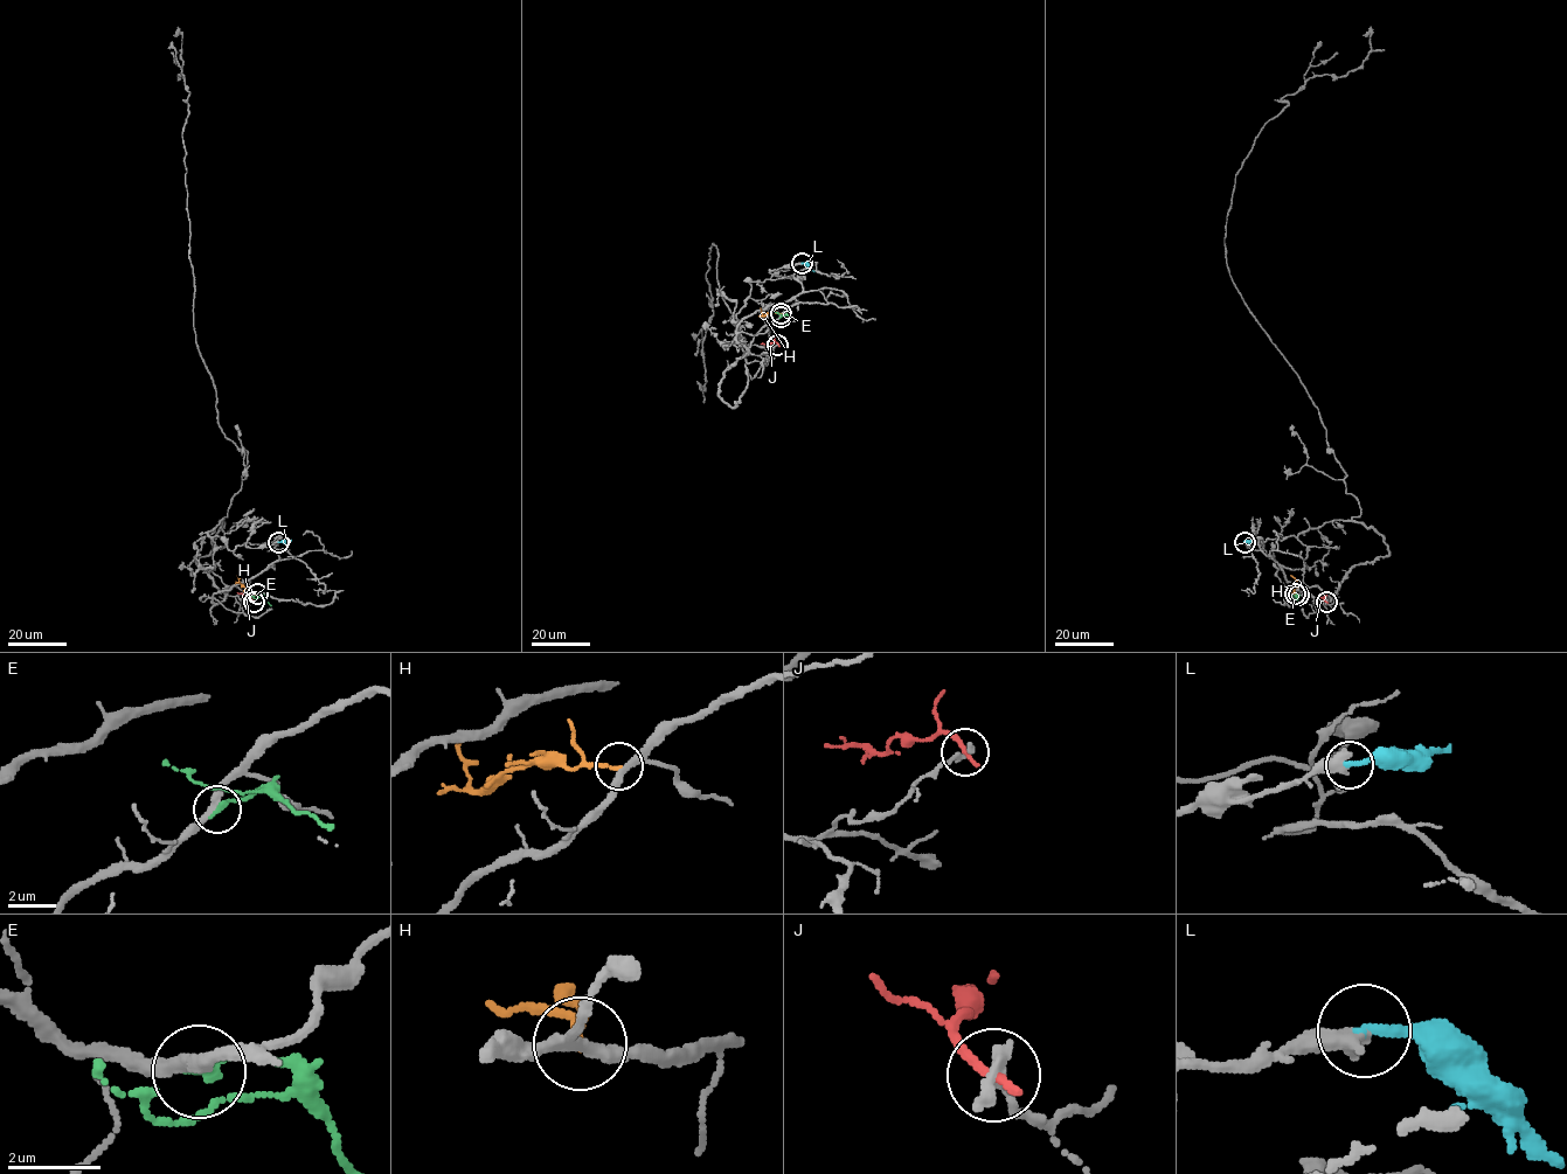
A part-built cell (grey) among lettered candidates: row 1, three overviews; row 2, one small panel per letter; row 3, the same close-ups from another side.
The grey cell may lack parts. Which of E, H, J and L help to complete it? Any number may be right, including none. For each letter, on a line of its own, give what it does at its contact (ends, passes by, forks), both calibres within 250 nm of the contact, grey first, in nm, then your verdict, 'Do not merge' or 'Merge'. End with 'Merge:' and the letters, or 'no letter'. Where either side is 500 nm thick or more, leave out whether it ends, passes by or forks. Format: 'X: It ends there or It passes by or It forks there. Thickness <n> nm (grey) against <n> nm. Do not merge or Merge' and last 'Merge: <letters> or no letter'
E: It ends there. Thickness 300 nm (grey) against 260 nm. Do not merge
H: It ends there. Thickness 240 nm (grey) against 150 nm. Do not merge
J: It ends there. Thickness 320 nm (grey) against 240 nm. Do not merge
L: It ends there. Thickness 480 nm (grey) against 240 nm. Merge
Merge: L

